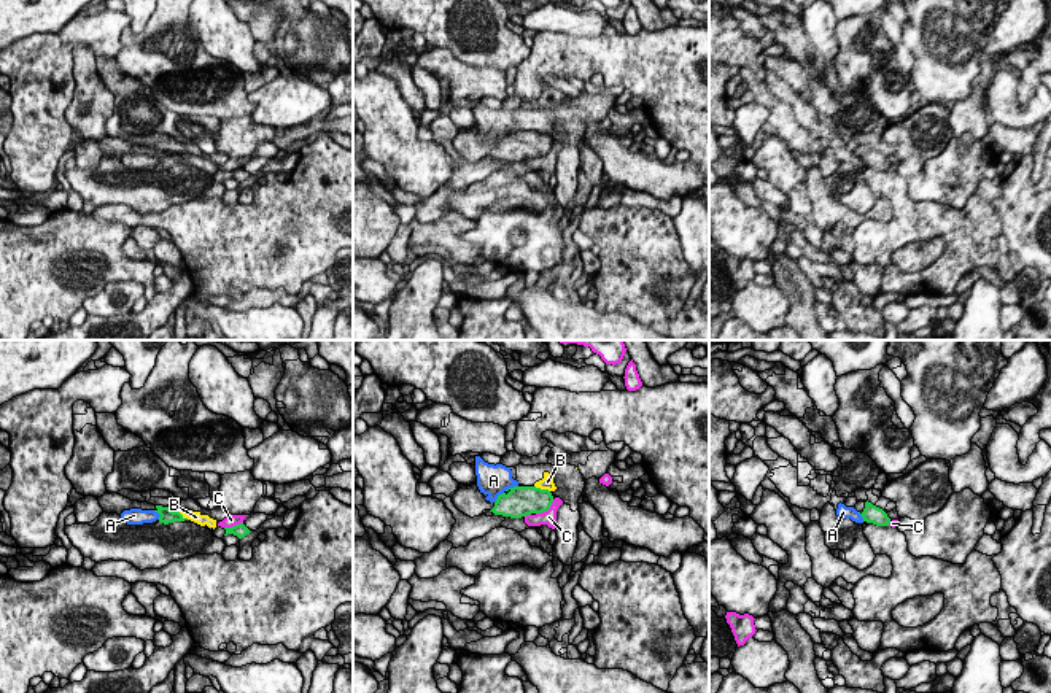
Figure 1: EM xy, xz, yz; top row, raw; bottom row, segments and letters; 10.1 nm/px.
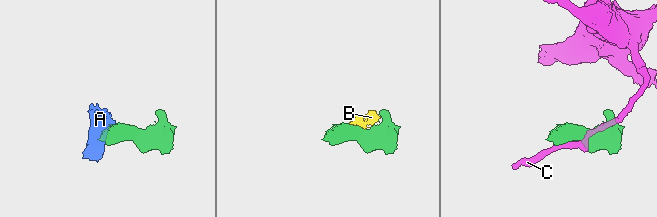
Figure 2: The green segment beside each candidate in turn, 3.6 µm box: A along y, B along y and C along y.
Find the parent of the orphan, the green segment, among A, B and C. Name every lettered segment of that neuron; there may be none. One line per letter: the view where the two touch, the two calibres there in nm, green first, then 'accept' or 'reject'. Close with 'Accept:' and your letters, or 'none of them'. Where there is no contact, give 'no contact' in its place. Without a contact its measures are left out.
A: xz | 320/320 nm | reject
B: xz | 300/130 nm | reject
C: xz | 300/140 nm | reject
Accept: none of them

